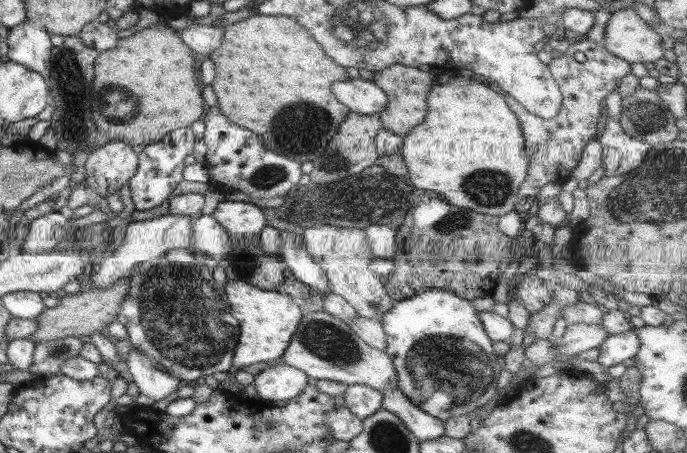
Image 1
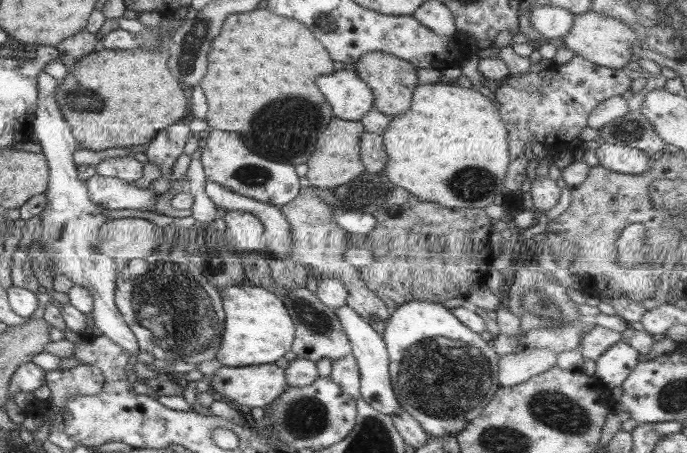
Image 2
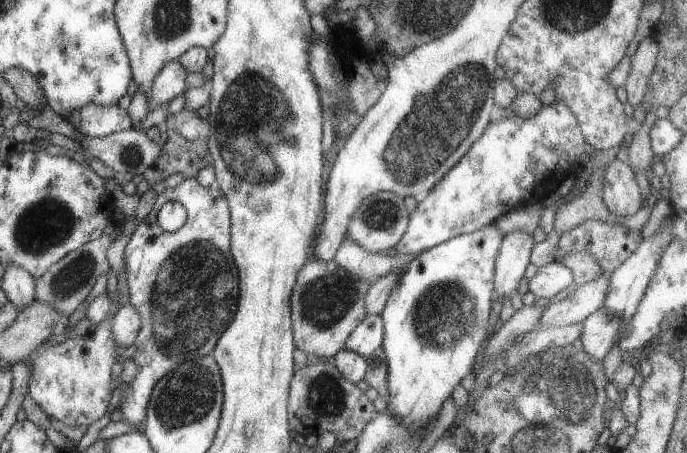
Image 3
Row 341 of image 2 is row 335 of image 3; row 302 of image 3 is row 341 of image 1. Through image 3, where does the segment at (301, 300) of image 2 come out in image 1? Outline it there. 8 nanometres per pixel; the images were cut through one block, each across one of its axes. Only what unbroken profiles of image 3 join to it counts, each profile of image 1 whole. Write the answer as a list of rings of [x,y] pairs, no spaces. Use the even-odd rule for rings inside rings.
[[[320,312],[306,313],[301,317],[282,357],[283,363],[315,380],[328,380],[344,385],[364,384],[379,392],[387,387],[397,386],[391,359],[384,351],[371,348],[347,324]]]

